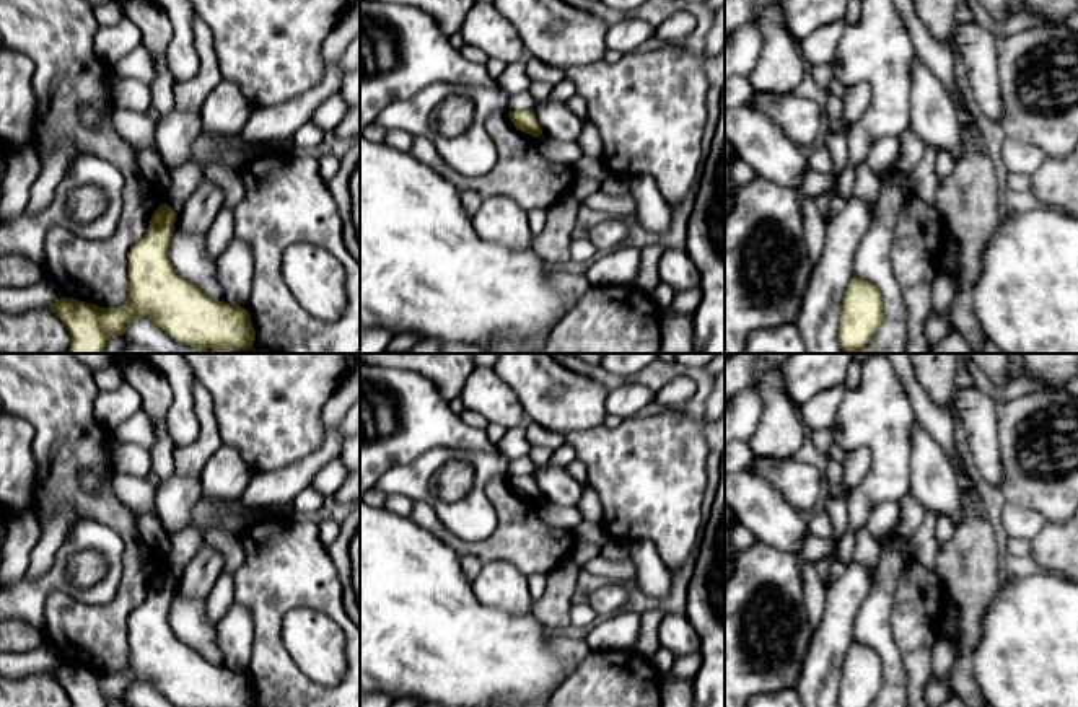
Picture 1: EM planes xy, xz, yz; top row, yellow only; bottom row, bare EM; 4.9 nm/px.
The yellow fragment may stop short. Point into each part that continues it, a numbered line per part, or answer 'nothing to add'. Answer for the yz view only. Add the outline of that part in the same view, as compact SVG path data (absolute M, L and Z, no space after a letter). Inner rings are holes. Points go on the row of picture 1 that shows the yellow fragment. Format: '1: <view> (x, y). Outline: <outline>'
nothing to add

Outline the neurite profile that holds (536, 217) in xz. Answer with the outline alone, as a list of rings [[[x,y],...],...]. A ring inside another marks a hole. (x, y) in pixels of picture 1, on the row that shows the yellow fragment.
[[[529,209],[528,223],[532,236],[537,236],[546,225],[546,210],[544,209]]]

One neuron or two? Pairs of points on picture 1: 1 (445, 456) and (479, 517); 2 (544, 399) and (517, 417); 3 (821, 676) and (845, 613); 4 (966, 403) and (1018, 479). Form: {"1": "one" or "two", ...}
{"1": "one", "2": "two", "3": "one", "4": "two"}

